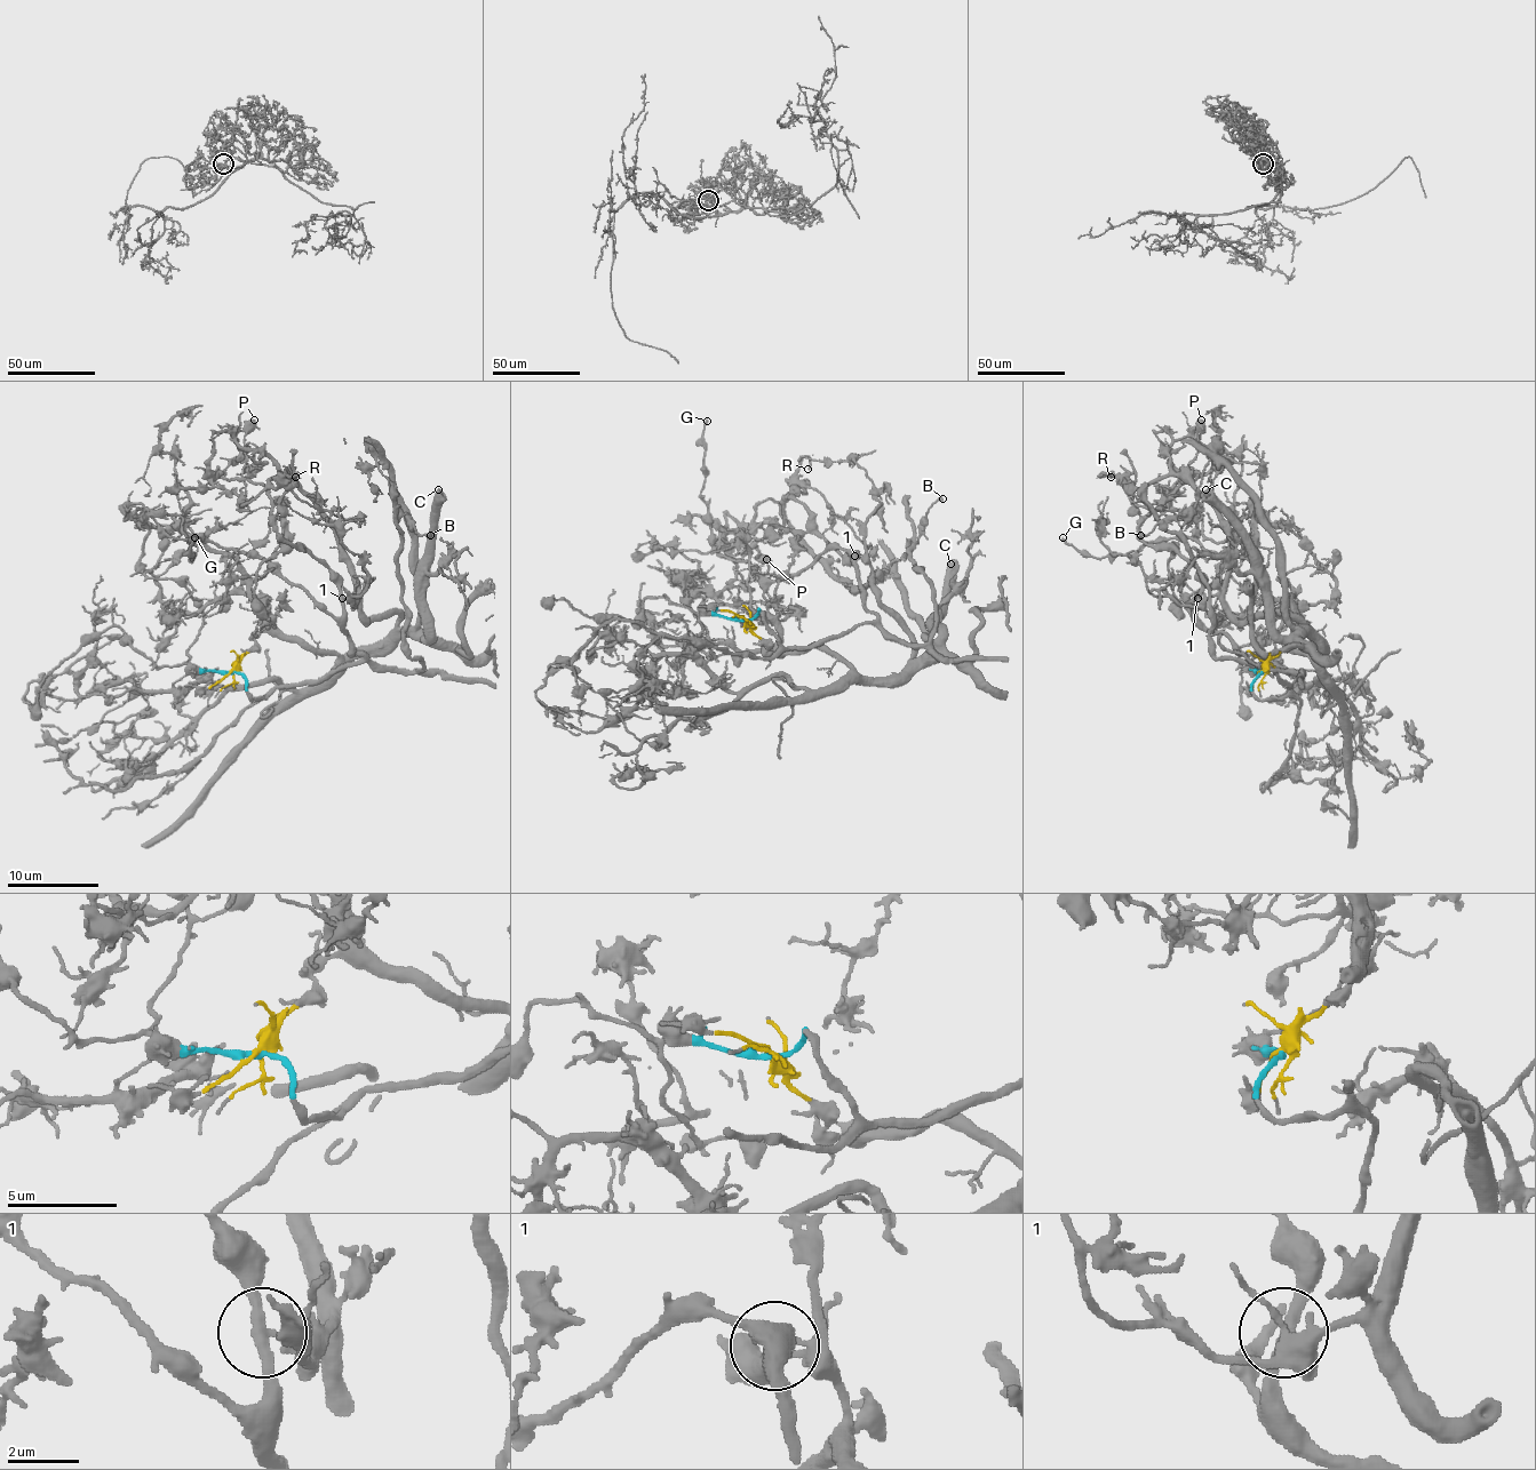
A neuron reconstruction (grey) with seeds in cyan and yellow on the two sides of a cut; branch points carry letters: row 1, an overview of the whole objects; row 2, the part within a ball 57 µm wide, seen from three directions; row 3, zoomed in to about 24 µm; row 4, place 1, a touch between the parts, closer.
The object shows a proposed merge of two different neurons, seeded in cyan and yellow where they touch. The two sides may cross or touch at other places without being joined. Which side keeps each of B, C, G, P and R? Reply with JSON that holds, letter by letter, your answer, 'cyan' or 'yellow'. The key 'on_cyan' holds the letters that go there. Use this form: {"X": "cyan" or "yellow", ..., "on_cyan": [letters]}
{"B": "cyan", "C": "yellow", "G": "cyan", "P": "cyan", "R": "yellow", "on_cyan": ["B", "G", "P"]}

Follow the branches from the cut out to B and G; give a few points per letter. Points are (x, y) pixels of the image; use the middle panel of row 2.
B: (742, 620), (758, 610), (790, 647), (861, 624), (928, 642), (932, 581), (909, 542), (942, 498)
G: (742, 620), (758, 610), (786, 647), (809, 647), (877, 617), (843, 549), (774, 581), (713, 546), (708, 421)

